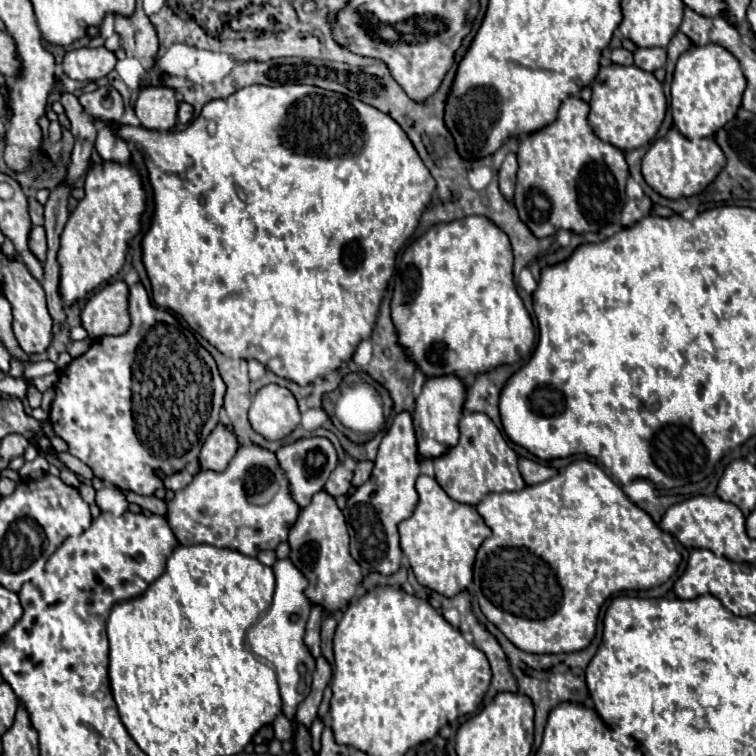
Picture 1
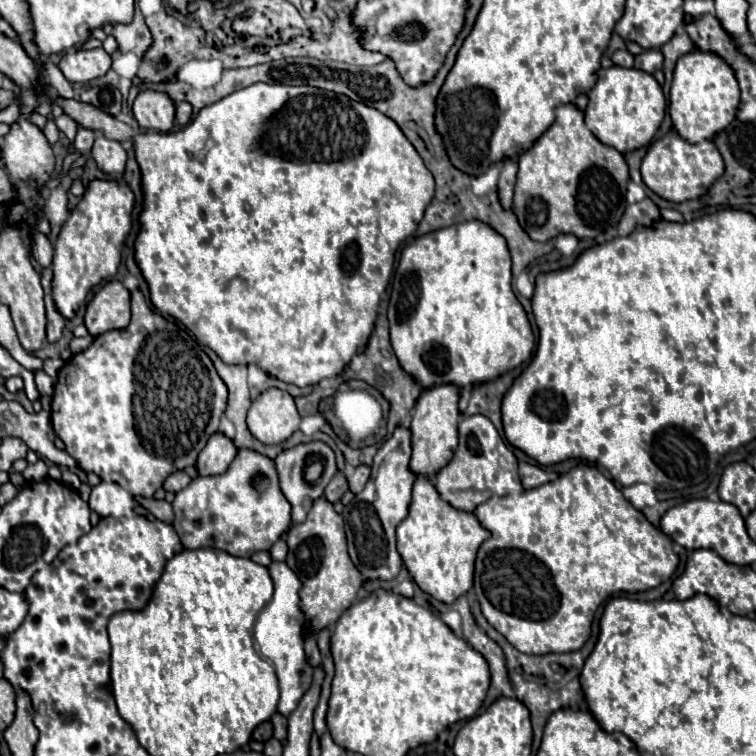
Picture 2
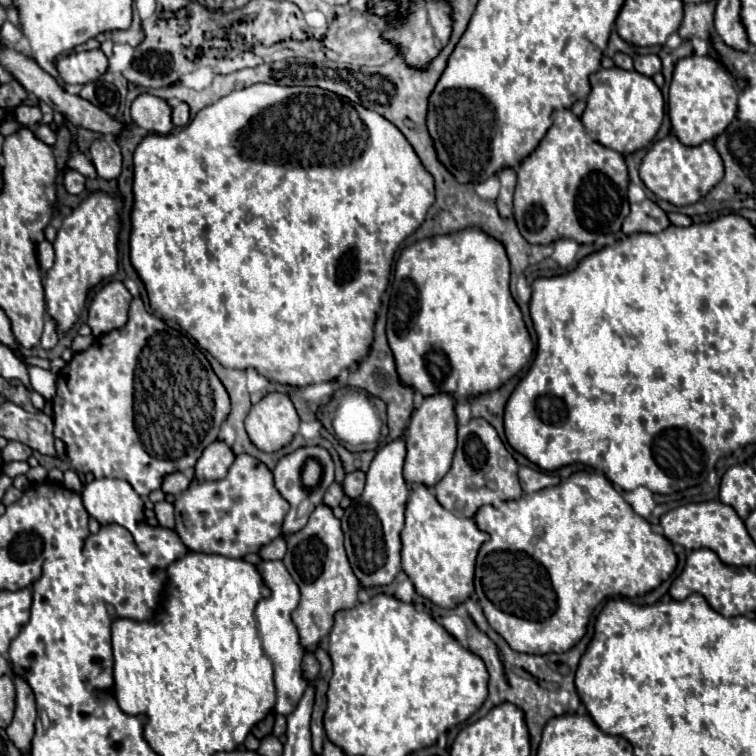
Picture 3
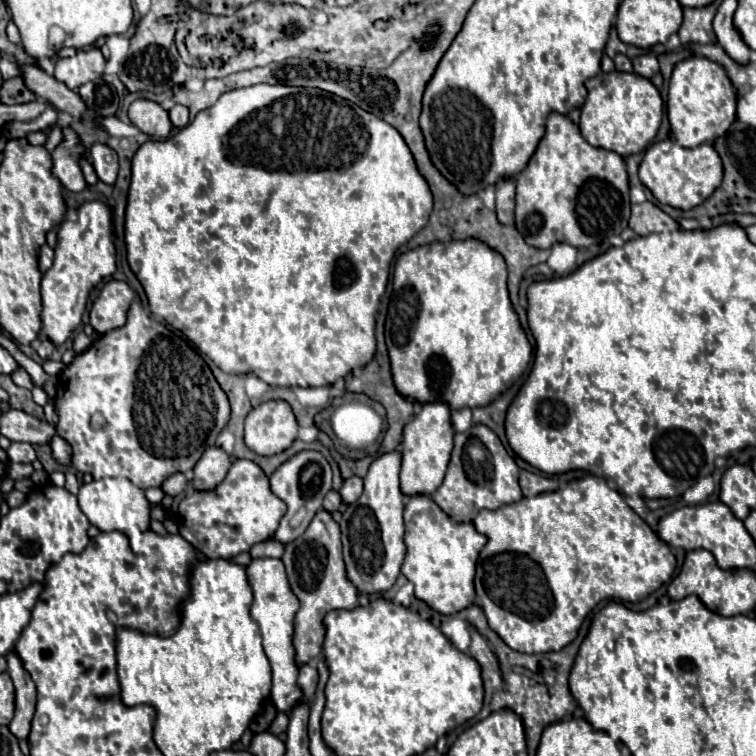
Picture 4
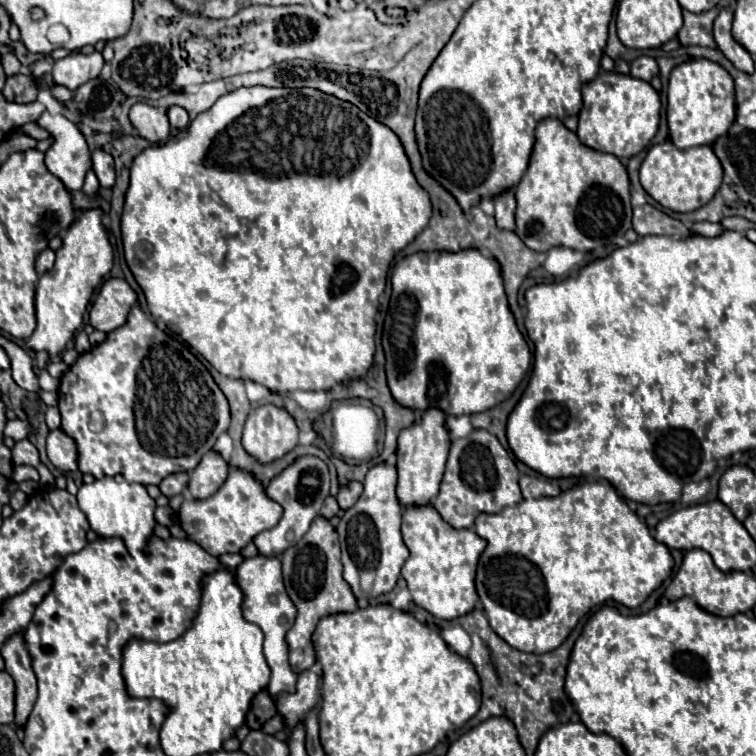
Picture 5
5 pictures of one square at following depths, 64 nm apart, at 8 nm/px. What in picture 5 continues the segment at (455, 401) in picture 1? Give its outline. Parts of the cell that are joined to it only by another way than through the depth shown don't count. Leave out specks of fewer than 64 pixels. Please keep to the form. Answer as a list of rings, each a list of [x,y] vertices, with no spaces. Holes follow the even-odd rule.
[[[428,408],[422,414],[422,420],[414,426],[408,426],[398,436],[398,486],[396,494],[400,504],[430,504],[430,500],[438,494],[442,474],[446,468],[450,448],[450,434],[446,428],[446,414],[440,408]]]

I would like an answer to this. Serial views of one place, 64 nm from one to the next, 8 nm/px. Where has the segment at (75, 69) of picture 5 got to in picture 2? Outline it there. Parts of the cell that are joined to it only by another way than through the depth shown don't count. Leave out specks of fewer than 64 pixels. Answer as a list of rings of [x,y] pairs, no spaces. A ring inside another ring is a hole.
[[[104,48],[76,50],[64,54],[58,66],[62,74],[68,78],[68,82],[86,84],[94,78],[104,76],[112,68],[112,58]]]

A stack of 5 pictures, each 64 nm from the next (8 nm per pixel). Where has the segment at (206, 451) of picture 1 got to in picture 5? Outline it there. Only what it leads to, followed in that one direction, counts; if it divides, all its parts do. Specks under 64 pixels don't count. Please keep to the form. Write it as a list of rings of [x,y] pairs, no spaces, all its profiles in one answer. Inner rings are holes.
[[[210,450],[202,456],[200,464],[194,468],[190,476],[190,492],[194,498],[208,498],[212,496],[226,480],[228,474],[228,462],[222,458],[222,454]]]

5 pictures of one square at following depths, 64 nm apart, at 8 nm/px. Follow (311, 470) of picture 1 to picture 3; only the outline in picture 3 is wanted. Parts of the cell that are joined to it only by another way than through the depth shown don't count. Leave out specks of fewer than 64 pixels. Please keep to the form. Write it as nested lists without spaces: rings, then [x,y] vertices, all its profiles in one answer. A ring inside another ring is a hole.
[[[302,446],[302,448],[298,448],[298,450],[282,456],[272,472],[274,472],[274,484],[276,484],[278,492],[290,502],[290,512],[286,514],[282,532],[284,532],[284,534],[294,534],[294,532],[298,532],[300,528],[304,528],[304,524],[308,522],[308,516],[312,514],[312,510],[314,510],[318,504],[322,504],[322,498],[324,498],[326,488],[334,482],[334,462],[332,462],[332,456],[330,456],[328,450],[322,448],[322,446]],[[308,460],[316,460],[316,462],[322,466],[322,474],[320,474],[320,480],[318,480],[316,486],[306,486],[304,480],[302,480],[302,472],[304,472],[304,466],[306,466]]]

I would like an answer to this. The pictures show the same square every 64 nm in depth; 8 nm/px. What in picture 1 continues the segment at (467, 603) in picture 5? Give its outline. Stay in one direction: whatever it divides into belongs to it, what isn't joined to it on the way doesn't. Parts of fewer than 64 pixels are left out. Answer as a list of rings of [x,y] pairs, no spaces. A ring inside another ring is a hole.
[[[418,476],[416,490],[420,502],[414,514],[400,522],[400,548],[408,556],[408,562],[422,586],[436,590],[444,596],[454,596],[464,590],[472,580],[472,566],[476,550],[492,534],[484,524],[484,518],[470,504],[452,500],[430,476]]]

